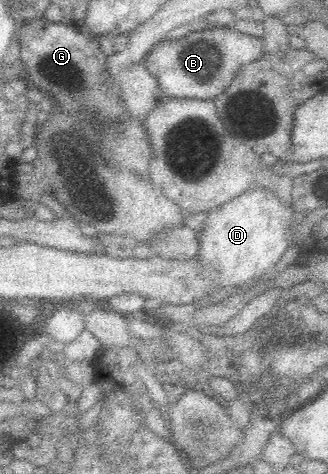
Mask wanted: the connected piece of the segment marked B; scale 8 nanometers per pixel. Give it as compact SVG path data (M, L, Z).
M216 26L158 44L145 56L143 64L157 80L166 98L216 98L230 86L236 73L264 53L264 39L238 32L228 26Z

